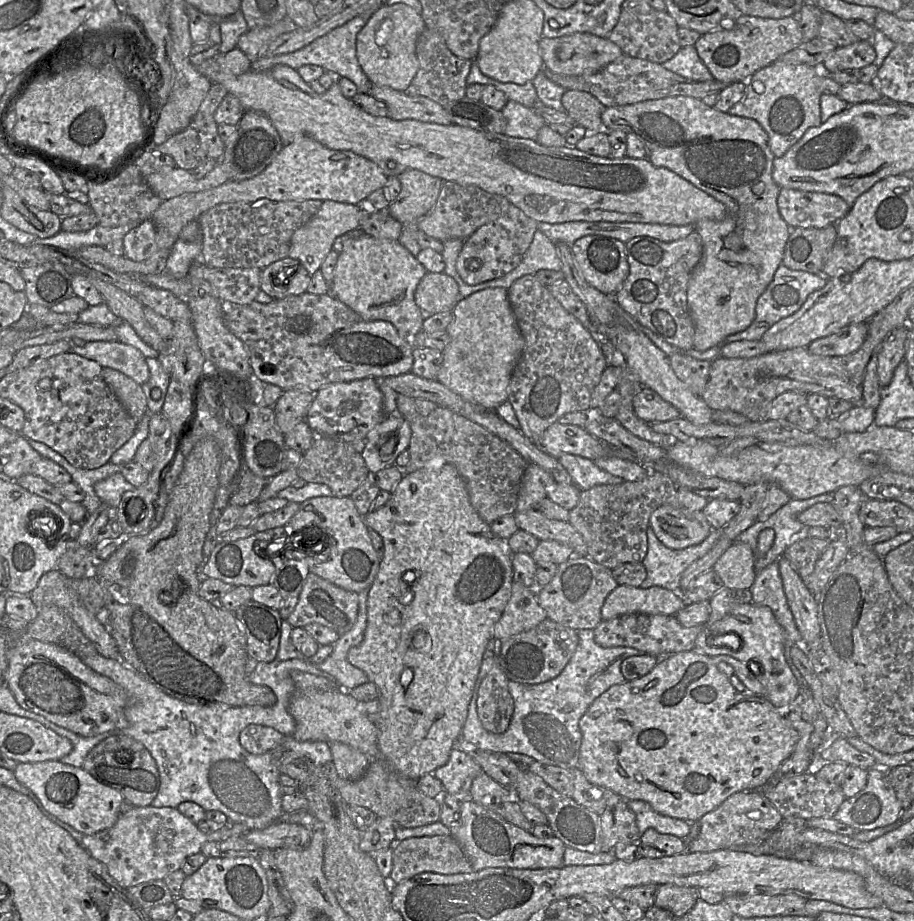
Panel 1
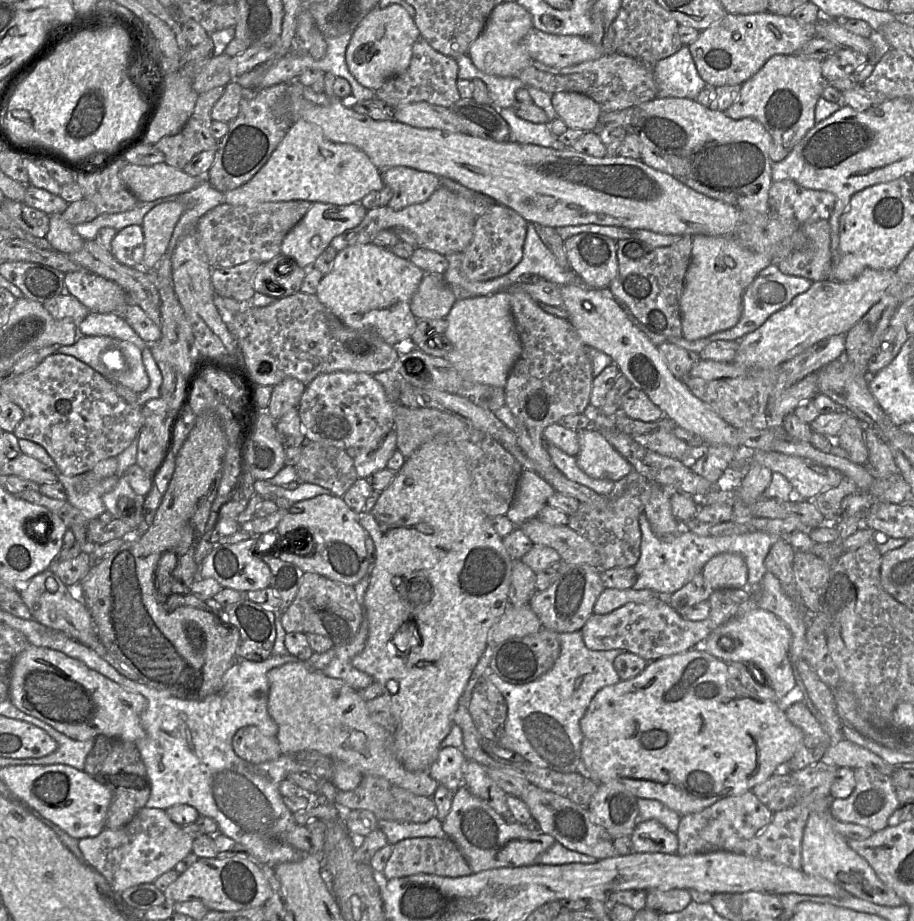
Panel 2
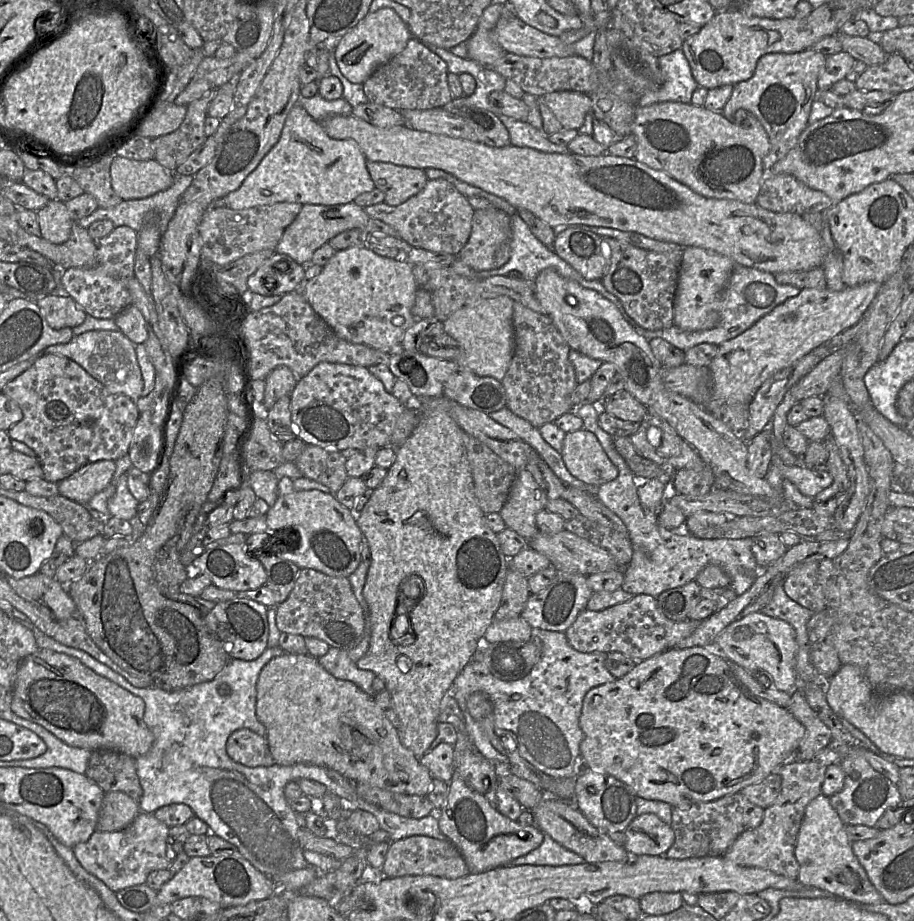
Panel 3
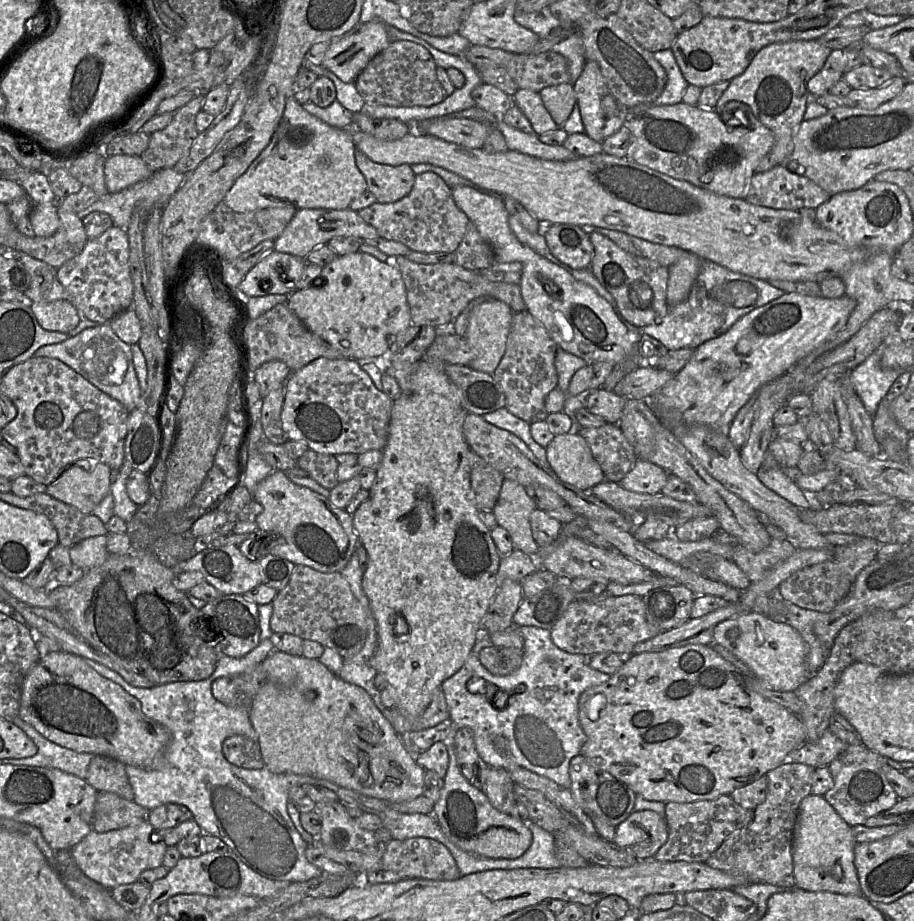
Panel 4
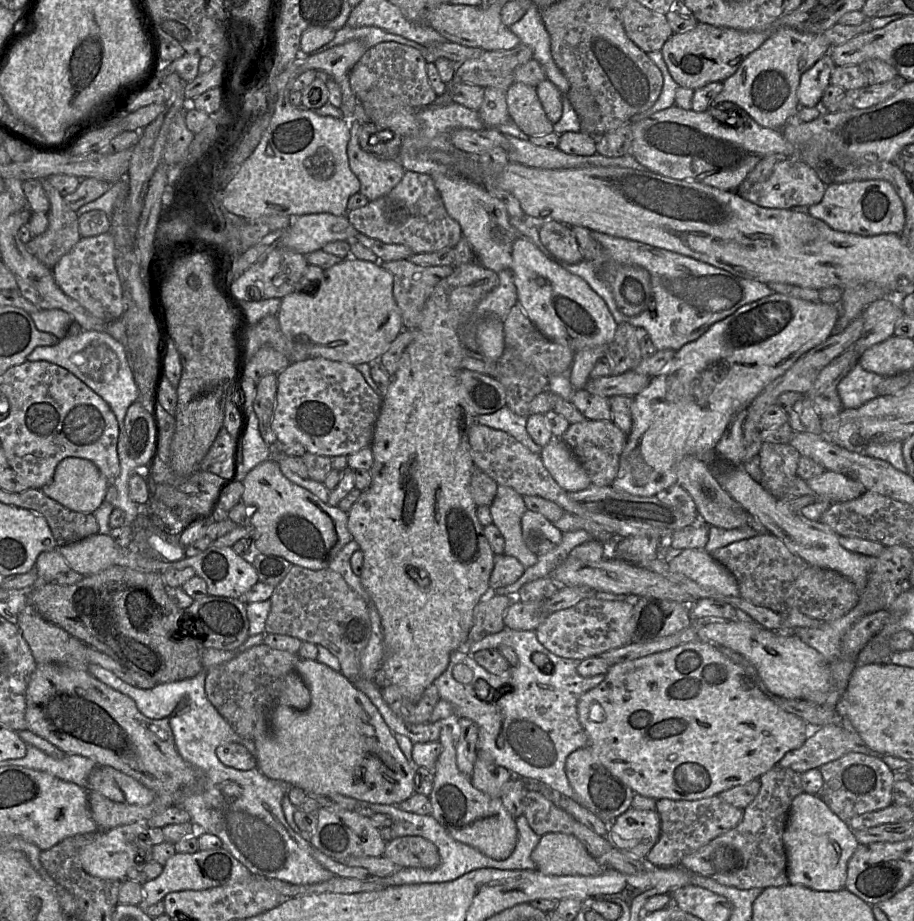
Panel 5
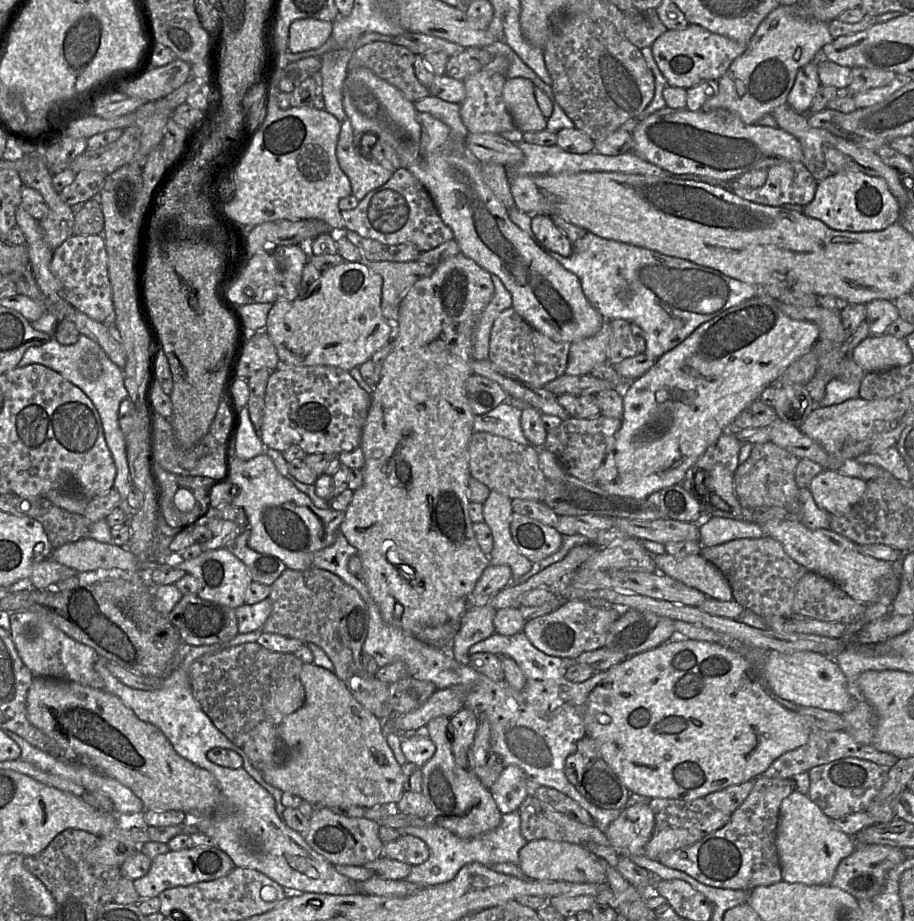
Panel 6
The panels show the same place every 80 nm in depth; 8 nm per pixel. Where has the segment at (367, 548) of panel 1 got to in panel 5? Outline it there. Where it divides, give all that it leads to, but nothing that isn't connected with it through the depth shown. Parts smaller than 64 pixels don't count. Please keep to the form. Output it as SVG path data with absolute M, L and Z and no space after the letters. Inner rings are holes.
M266 460L251 471L242 481L244 492L241 502L251 510L250 527L253 530L254 547L263 554L281 556L293 565L310 570L328 568L329 562L350 541L352 536L347 527L348 514L337 506L323 502L309 490L291 482L281 472L274 460Z

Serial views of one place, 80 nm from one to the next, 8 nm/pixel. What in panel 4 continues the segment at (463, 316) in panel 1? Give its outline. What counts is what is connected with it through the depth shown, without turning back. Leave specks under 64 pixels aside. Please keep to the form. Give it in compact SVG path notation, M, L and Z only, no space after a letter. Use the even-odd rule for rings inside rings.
M497 299L480 300L472 306L464 336L473 352L468 365L470 368L488 374L494 373L506 350L513 313L509 305Z

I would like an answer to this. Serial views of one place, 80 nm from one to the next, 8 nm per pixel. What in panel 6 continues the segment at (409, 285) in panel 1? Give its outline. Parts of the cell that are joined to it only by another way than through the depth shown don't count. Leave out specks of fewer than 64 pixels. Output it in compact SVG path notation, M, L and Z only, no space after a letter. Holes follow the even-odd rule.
M343 261L322 272L321 278L306 293L292 300L278 300L270 309L265 332L273 343L279 367L331 366L349 371L370 360L371 357L392 339L393 324L383 315L382 277L372 271L365 262Z

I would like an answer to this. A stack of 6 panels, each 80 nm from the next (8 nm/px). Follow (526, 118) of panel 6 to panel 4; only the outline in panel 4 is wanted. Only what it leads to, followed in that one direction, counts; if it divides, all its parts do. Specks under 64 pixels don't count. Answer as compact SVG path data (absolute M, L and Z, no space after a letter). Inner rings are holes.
M519 88L512 98L514 105L529 120L535 134L542 135L559 128L544 106L538 92Z

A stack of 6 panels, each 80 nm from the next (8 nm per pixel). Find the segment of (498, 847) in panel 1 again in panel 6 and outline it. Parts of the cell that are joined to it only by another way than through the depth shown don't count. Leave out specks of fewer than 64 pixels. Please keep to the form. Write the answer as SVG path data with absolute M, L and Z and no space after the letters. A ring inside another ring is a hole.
M439 716L431 719L424 728L424 733L435 744L436 751L432 758L420 767L422 772L422 794L429 803L430 820L435 824L451 831L462 839L471 839L496 828L502 818L495 800L489 789L467 768L461 768L455 762L449 735L449 718Z

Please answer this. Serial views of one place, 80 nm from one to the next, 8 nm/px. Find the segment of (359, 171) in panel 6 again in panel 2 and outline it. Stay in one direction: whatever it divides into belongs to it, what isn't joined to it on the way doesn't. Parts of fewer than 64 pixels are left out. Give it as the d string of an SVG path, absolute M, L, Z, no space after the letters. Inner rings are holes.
M405 166L384 169L381 176L385 186L393 191L388 202L393 210L426 201L442 185L437 175Z

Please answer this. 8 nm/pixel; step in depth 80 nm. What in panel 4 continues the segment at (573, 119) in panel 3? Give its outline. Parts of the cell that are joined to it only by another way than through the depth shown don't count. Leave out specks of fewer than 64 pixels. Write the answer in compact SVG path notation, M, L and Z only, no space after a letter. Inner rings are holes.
M563 83L543 88L539 95L555 123L561 127L576 105L573 84Z

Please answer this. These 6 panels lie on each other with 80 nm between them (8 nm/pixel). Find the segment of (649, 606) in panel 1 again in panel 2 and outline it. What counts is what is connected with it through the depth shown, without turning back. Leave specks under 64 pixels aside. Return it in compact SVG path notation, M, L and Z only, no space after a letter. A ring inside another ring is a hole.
M606 588L597 598L593 613L598 615L604 615L618 609L628 603L645 603L655 597L660 597L656 592L643 589L643 590L633 590L633 589L608 589Z

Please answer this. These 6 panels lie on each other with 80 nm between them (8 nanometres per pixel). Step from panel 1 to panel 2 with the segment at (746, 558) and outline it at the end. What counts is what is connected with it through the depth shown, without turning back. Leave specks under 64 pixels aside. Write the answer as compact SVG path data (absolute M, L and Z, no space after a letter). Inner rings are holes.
M737 553L717 554L704 565L701 574L714 590L746 588L747 585L747 565Z

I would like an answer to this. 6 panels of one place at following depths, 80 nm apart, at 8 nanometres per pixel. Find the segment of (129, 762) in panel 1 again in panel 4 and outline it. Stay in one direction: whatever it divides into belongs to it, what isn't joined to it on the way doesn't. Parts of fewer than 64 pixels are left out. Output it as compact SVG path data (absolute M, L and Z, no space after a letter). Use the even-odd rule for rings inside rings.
M94 755L88 766L86 781L97 791L115 793L133 801L134 793L126 773L126 765L118 760Z

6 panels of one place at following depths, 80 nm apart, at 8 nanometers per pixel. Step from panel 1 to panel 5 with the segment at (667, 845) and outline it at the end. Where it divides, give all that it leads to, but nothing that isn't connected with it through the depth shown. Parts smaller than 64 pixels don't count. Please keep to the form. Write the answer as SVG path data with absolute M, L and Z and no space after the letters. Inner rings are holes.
M630 807L613 821L605 837L612 847L645 860L660 833L661 819L655 809Z

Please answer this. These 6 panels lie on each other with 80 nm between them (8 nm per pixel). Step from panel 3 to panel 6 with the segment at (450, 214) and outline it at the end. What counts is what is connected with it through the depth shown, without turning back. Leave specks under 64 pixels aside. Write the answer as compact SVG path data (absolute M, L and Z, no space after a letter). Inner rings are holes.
M403 167L393 171L385 184L359 200L355 208L341 210L341 216L347 230L388 245L411 243L420 252L431 250L454 239L452 229L441 219L427 189Z

